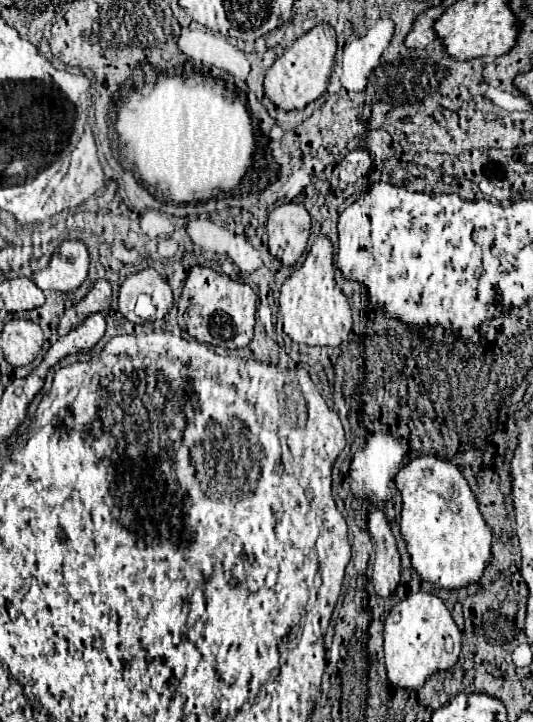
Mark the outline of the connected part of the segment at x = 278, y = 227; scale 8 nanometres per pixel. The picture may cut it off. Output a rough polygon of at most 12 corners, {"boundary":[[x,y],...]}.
{"boundary":[[282,204],[266,222],[270,252],[292,266],[306,250],[310,216]]}

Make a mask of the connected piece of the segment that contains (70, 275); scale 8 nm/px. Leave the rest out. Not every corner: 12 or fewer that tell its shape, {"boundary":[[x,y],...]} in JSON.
{"boundary":[[64,240],[74,264],[56,254],[34,274],[42,290],[70,292],[88,274],[88,250],[80,240]]}

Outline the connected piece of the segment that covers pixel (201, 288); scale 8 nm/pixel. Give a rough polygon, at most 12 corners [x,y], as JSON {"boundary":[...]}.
{"boundary":[[204,266],[188,272],[178,324],[196,340],[244,348],[256,294]]}

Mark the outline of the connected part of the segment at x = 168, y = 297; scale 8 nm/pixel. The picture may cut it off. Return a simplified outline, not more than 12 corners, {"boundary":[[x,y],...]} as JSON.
{"boundary":[[154,268],[128,274],[118,310],[132,322],[140,294],[152,296],[156,320],[174,302],[170,284]]}

